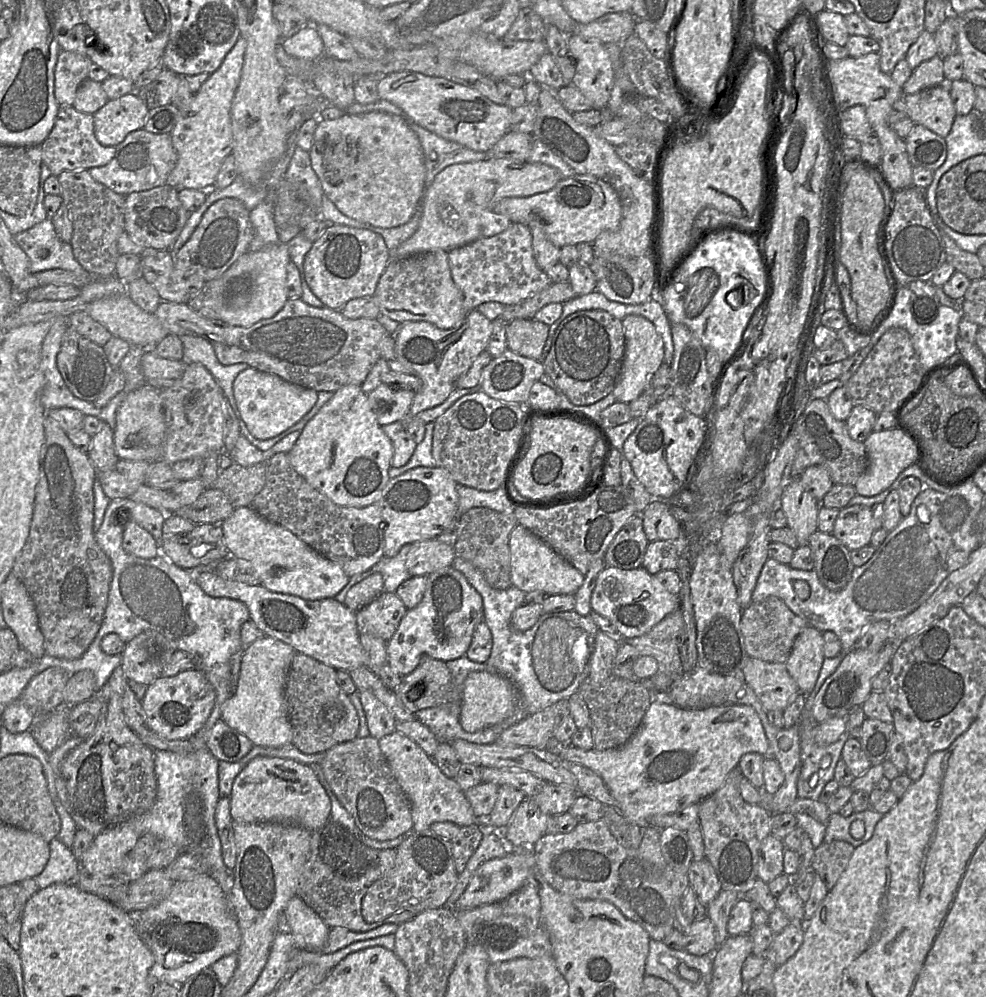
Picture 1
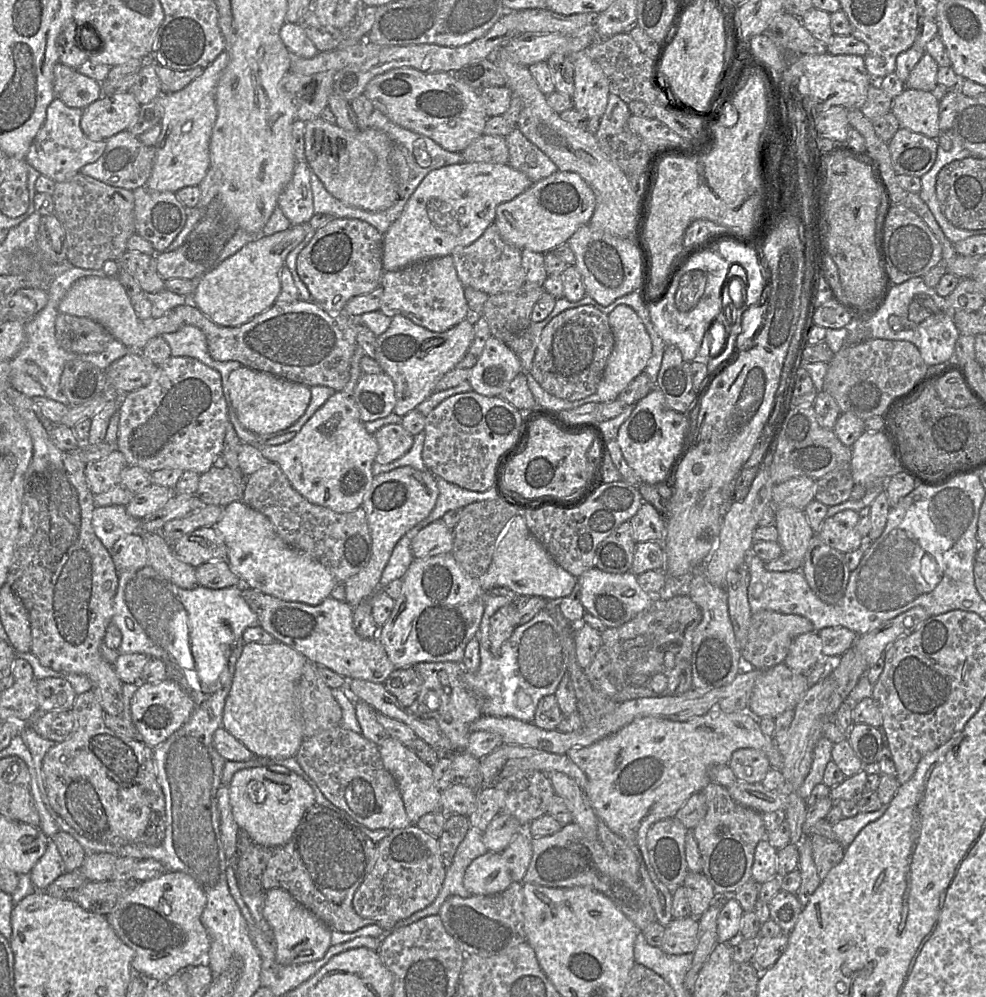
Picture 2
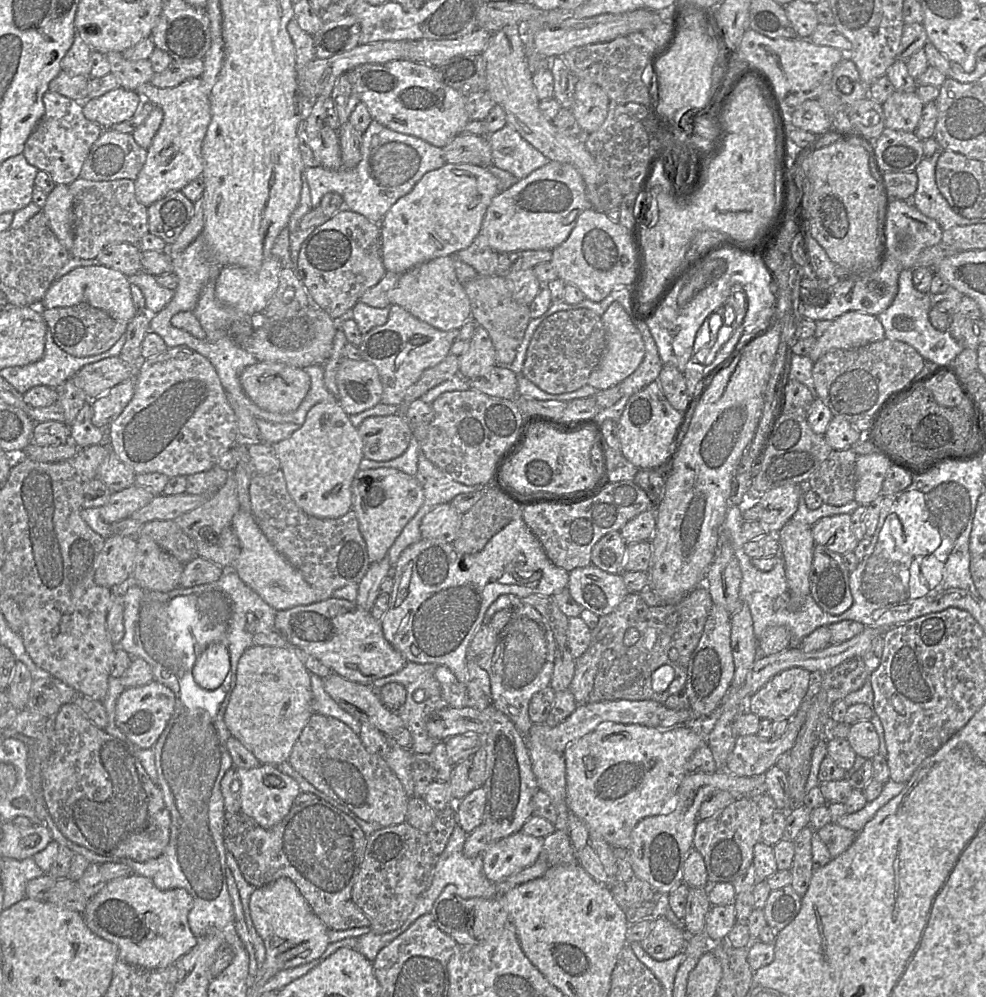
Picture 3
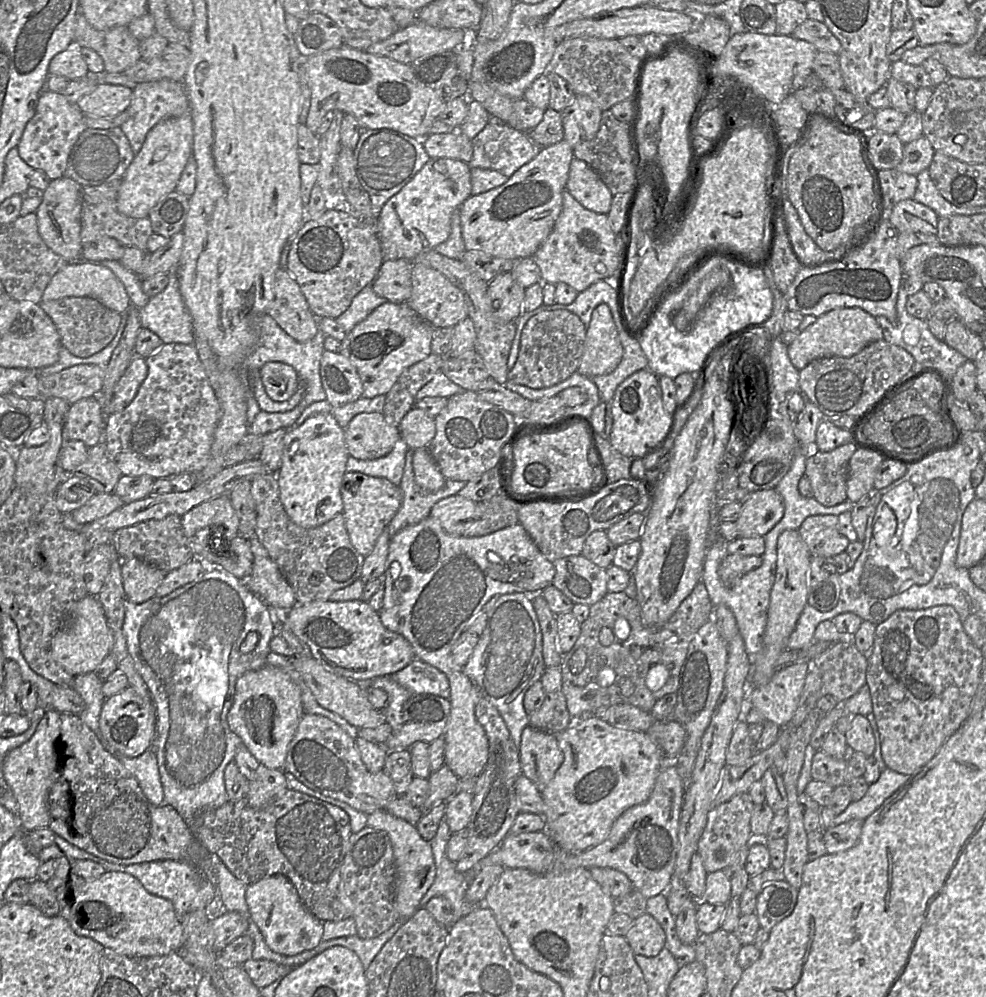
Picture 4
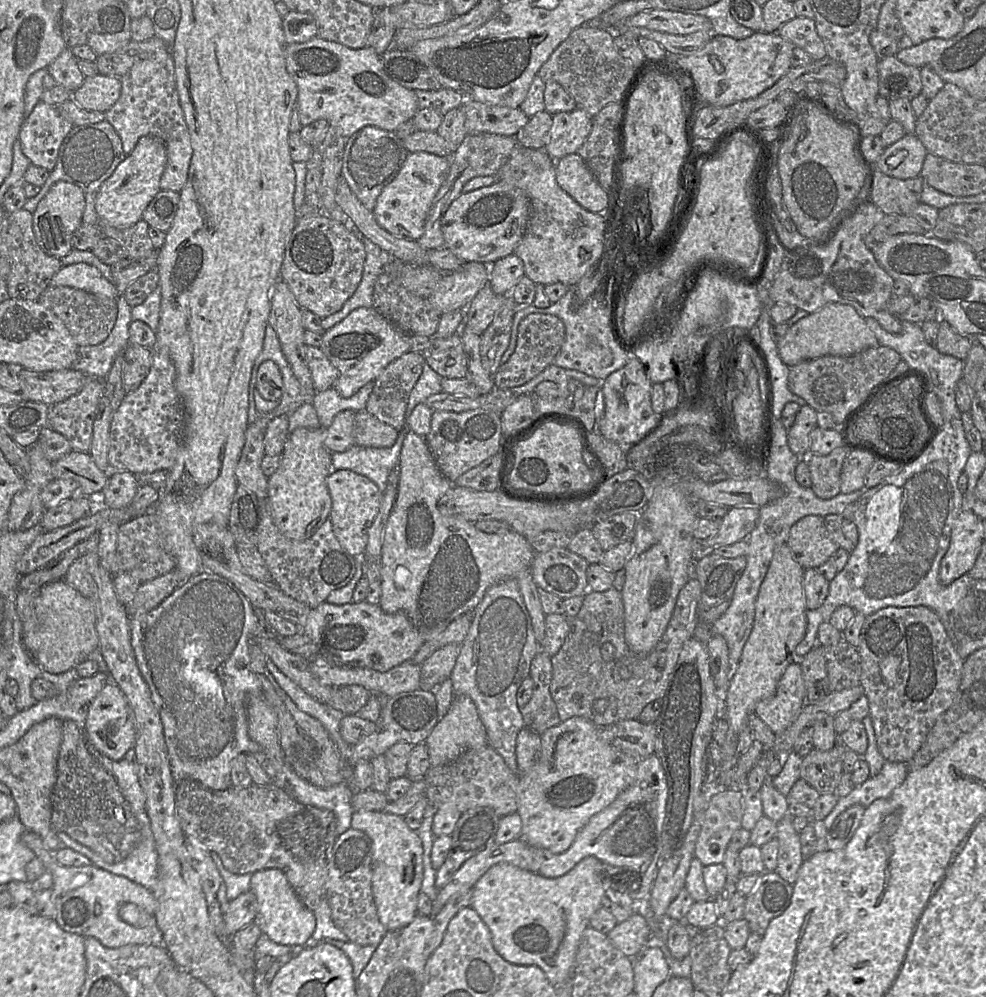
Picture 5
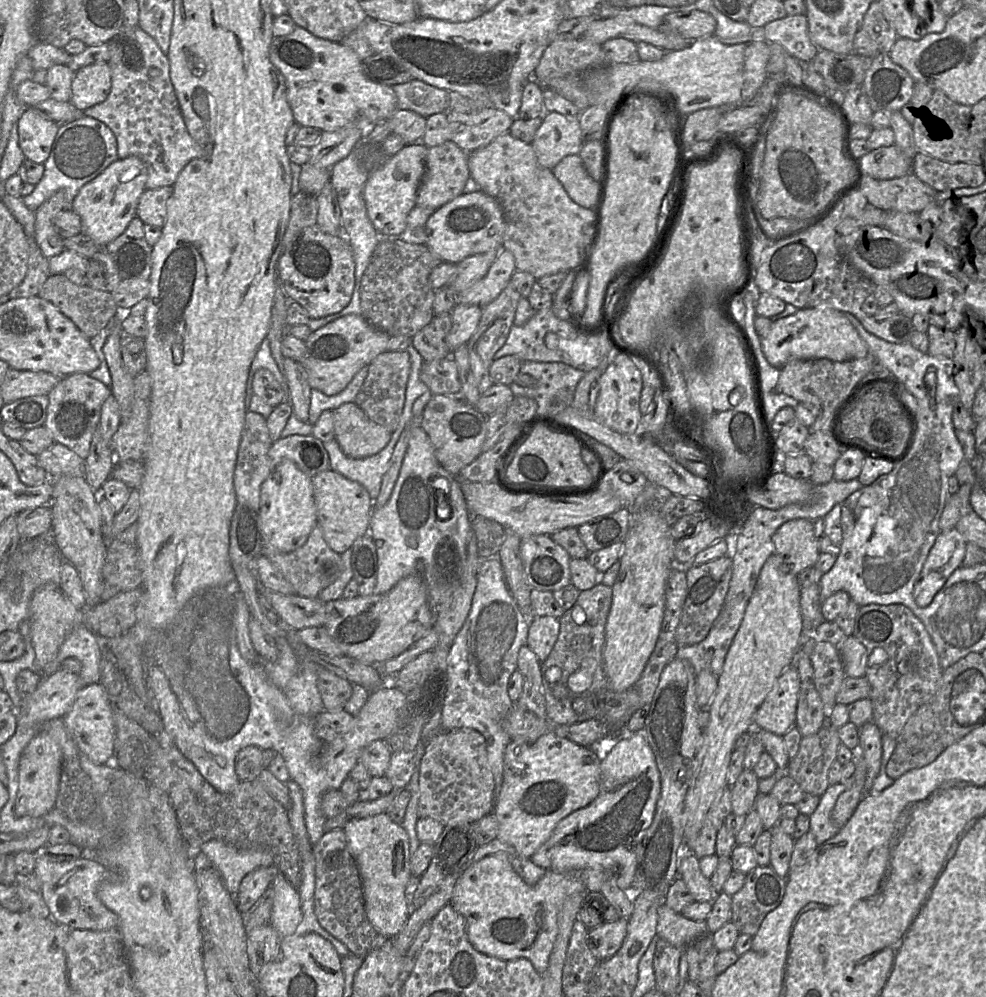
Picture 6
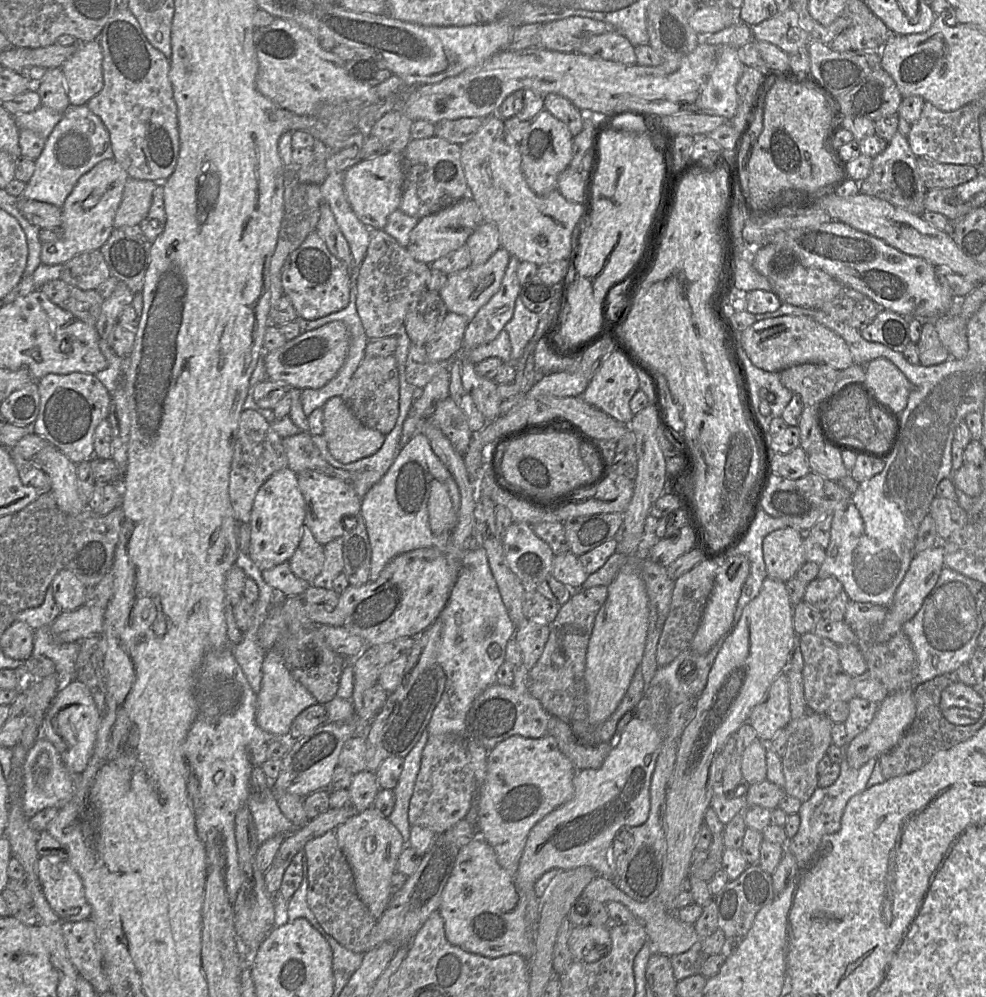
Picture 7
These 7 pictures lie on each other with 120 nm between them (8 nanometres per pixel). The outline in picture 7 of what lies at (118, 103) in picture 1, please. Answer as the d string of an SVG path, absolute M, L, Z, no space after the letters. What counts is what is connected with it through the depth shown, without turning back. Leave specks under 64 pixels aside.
M98 39L79 42L78 50L62 65L71 106L87 104L104 86L103 52Z

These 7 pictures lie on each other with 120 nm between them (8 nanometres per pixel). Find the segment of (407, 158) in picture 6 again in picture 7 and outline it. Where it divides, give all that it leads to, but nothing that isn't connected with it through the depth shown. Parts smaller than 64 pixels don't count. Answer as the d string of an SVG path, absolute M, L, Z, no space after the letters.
M387 151L383 155L364 159L344 172L344 190L358 219L369 228L383 229L389 215L399 208L404 174L400 152Z

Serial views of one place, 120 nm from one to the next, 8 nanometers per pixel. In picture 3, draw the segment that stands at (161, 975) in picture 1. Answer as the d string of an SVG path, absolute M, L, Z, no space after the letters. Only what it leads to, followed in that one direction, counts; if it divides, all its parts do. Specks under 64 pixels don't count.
M131 874L108 881L81 914L93 933L118 948L120 960L146 969L162 969L175 964L197 944L198 938L188 924L192 905L186 890L160 890L149 878Z

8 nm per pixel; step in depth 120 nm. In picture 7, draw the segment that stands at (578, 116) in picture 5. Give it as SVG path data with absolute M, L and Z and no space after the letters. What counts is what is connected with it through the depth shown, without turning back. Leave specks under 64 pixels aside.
M543 109L533 120L519 142L521 169L530 189L538 196L546 196L557 188L559 174L572 159L573 136L567 125Z

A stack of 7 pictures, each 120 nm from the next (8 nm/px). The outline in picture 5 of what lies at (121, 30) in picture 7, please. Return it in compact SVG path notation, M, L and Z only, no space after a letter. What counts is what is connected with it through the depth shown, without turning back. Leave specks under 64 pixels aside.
M168 54L163 61L139 60L119 79L122 83L121 95L112 108L104 113L105 120L120 136L123 151L127 156L144 136L155 136L163 140L167 161L160 179L160 188L180 192L188 178L193 149L180 106L172 55Z

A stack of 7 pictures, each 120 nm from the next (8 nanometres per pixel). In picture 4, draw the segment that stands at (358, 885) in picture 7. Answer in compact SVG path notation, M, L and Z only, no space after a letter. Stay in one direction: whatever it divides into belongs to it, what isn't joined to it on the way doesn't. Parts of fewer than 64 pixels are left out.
M376 810L368 814L367 826L385 831L390 838L396 868L394 906L399 919L407 920L419 909L420 900L435 879L436 867L431 846L420 836L414 825L386 810Z

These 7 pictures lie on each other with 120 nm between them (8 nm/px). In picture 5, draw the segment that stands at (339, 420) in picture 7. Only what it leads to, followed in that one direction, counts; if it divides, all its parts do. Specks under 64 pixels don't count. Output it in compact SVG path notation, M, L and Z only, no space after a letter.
M366 409L357 411L354 417L353 438L355 445L361 447L391 447L399 431L382 422Z

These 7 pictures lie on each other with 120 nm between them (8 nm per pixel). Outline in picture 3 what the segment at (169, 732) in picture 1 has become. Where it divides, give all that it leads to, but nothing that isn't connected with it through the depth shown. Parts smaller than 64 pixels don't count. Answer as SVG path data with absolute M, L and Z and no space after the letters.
M156 681L126 688L116 704L116 724L135 746L141 749L153 748L173 714L175 702L172 690Z

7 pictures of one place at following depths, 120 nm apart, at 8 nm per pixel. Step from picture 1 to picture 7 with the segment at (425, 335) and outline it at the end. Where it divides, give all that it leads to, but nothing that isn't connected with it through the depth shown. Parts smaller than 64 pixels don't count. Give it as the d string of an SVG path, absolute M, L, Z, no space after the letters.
M341 321L327 323L317 329L288 340L282 347L265 352L267 380L281 383L287 388L319 389L327 384L342 367L348 353L350 336Z

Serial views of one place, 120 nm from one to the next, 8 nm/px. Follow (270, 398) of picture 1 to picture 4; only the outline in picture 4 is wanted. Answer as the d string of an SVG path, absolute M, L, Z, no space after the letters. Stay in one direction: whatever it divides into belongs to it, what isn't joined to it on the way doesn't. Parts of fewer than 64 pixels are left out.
M283 362L265 363L260 369L260 376L266 394L273 401L287 401L299 387L299 377L296 371Z

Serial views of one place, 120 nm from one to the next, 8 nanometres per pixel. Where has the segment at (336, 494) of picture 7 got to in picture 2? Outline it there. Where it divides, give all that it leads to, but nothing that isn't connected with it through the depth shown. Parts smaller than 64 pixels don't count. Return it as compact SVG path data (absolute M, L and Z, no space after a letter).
M403 466L374 476L362 504L372 537L372 556L364 569L344 582L346 602L351 607L357 607L382 589L381 578L394 548L409 530L429 516L438 495L436 479L430 471Z

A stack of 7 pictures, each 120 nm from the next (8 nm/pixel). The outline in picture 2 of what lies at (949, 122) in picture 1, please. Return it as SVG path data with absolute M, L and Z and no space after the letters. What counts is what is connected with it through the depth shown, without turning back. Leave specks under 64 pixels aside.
M905 88L893 98L891 112L897 118L900 128L907 128L934 139L938 139L942 133L939 128L939 100L931 91Z

